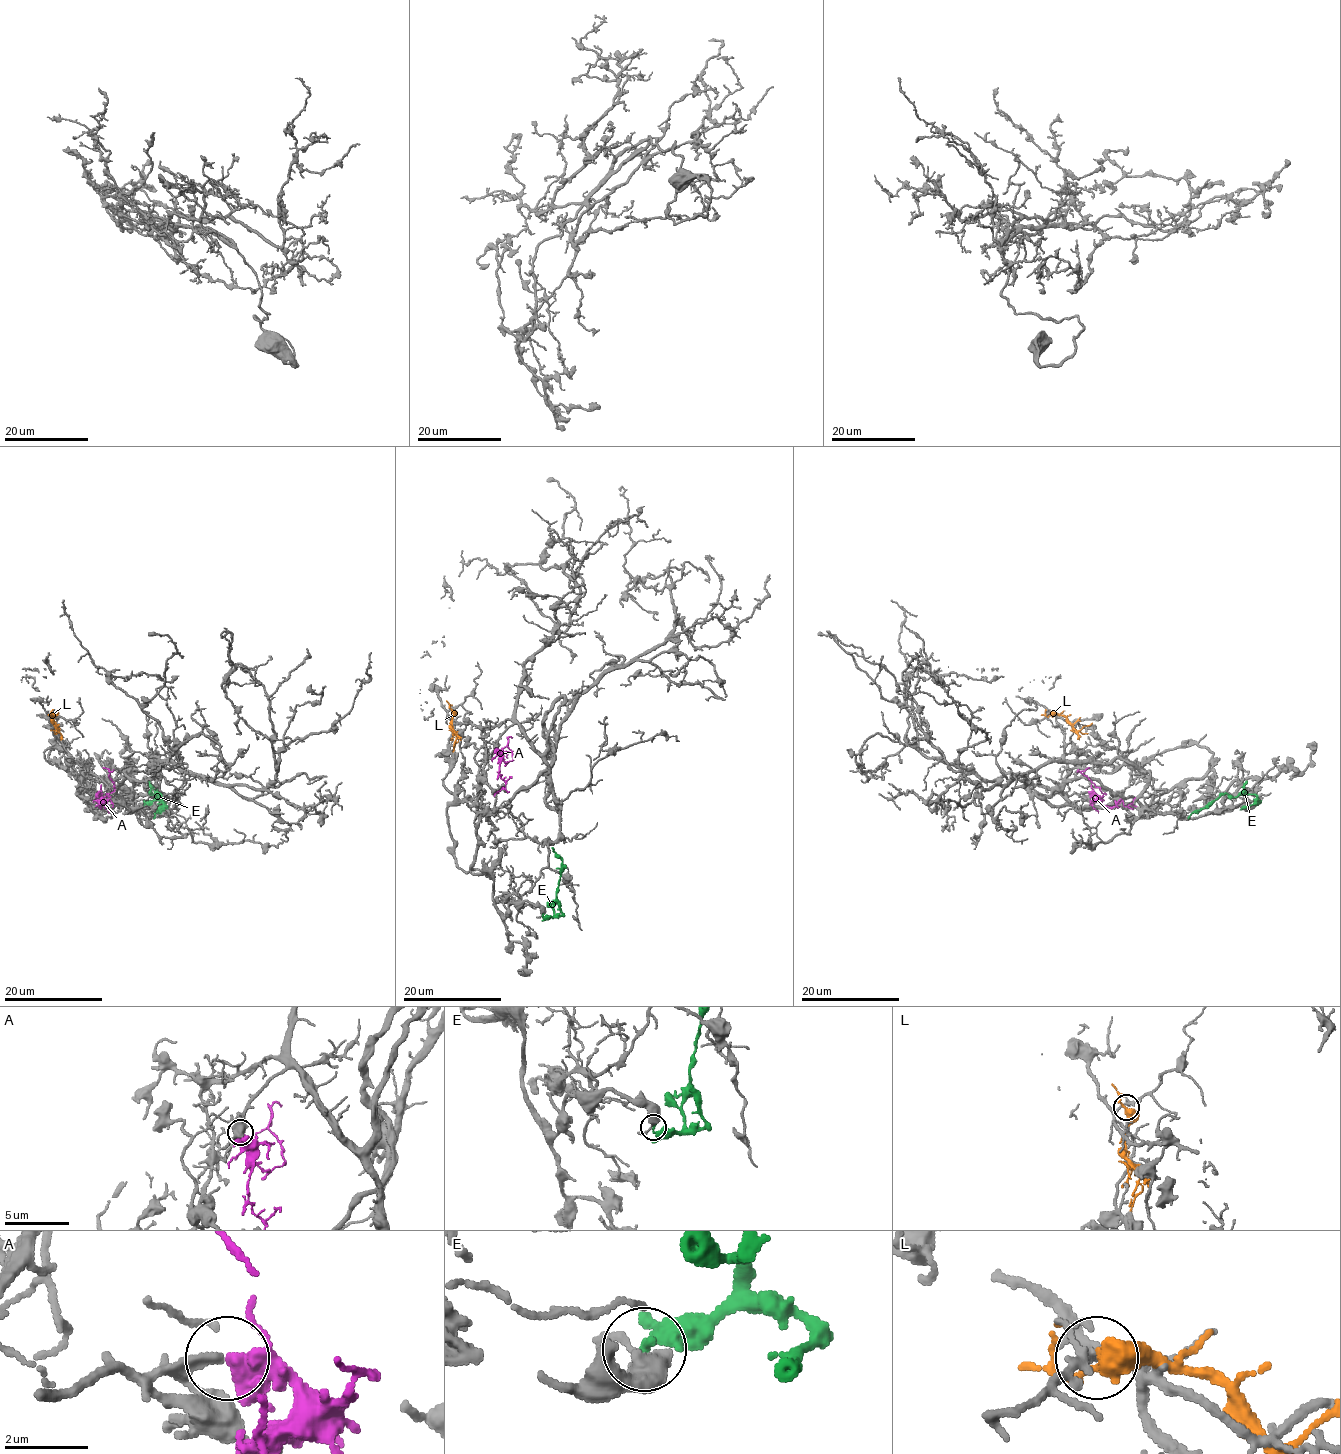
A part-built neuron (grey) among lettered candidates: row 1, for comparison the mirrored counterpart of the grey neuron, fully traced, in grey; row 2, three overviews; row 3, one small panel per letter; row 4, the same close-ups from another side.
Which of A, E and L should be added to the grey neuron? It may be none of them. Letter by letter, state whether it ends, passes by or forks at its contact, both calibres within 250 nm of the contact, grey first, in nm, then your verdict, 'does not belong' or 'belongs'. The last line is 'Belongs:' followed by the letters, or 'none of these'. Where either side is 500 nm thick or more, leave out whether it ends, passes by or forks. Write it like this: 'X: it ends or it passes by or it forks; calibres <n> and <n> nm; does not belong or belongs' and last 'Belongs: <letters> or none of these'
A: it passes by; calibres 240 and 400 nm; belongs
E: it ends; calibres 440 and 300 nm; does not belong
L: it passes by; calibres 160 and 420 nm; does not belong
Belongs: A

